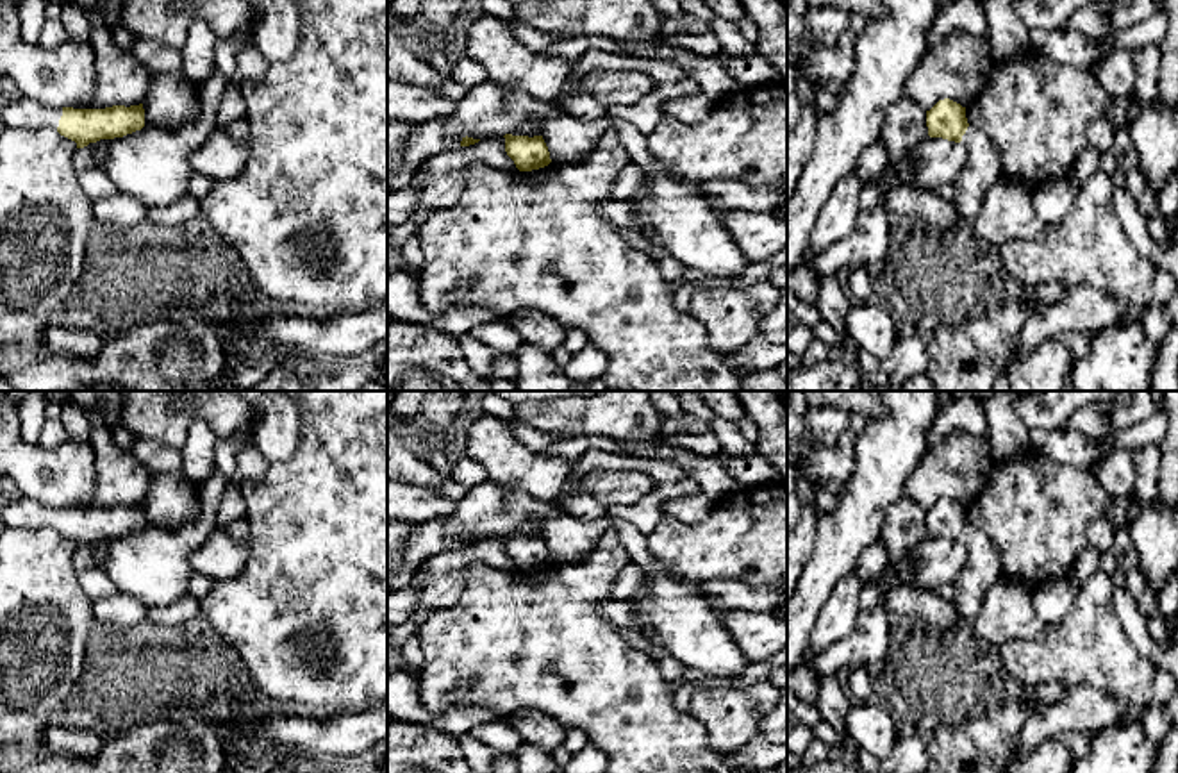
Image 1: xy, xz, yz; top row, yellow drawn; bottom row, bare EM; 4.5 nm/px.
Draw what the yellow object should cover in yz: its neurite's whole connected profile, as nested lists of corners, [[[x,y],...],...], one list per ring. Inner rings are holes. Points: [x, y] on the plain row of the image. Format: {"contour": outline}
{"contour": [[[950,498],[939,500],[926,511],[926,527],[930,537],[964,546],[966,561],[953,580],[953,607],[958,616],[975,619],[982,612],[987,591],[1003,575],[998,548],[967,523],[966,507]]]}

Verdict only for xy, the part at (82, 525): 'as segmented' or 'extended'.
extended

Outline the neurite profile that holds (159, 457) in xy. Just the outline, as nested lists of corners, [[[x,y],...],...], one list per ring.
[[[134,437],[130,452],[152,473],[173,473],[182,471],[184,468],[180,448],[175,448],[157,439]]]

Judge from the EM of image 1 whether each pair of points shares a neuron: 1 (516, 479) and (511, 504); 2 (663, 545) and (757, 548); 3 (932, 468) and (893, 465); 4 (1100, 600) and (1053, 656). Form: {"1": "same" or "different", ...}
{"1": "different", "2": "same", "3": "different", "4": "same"}

